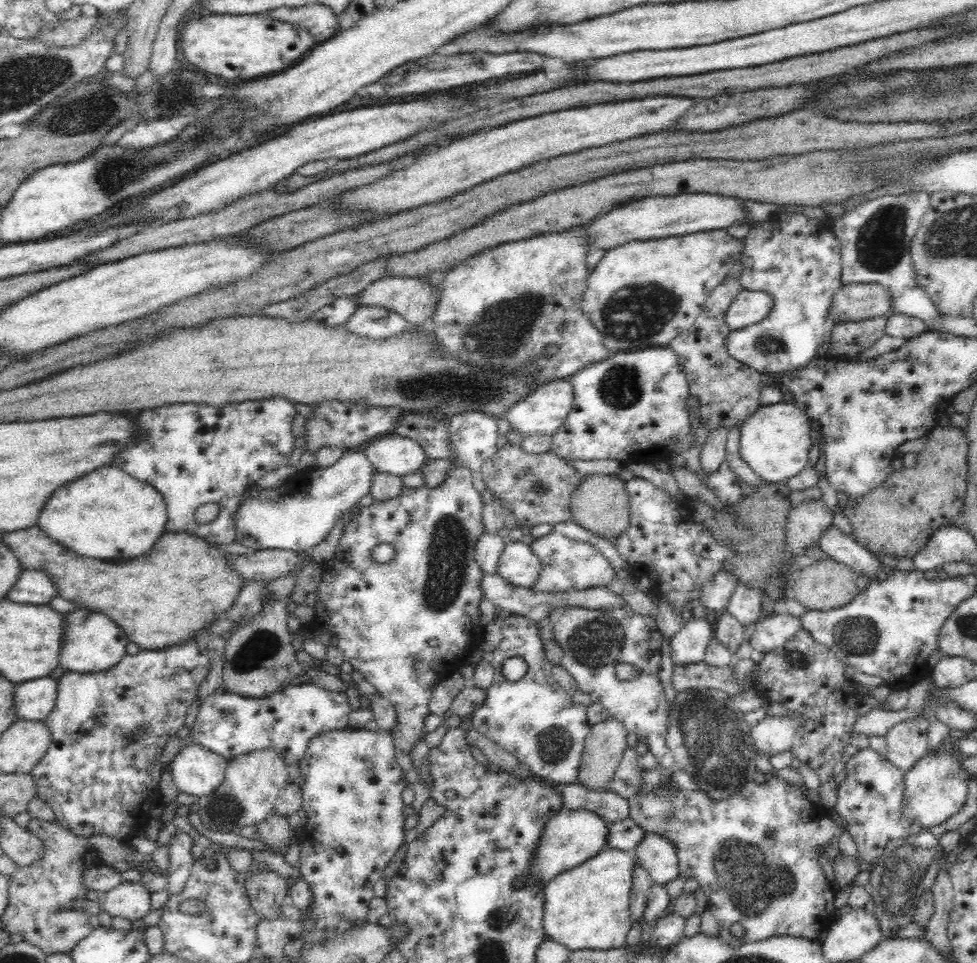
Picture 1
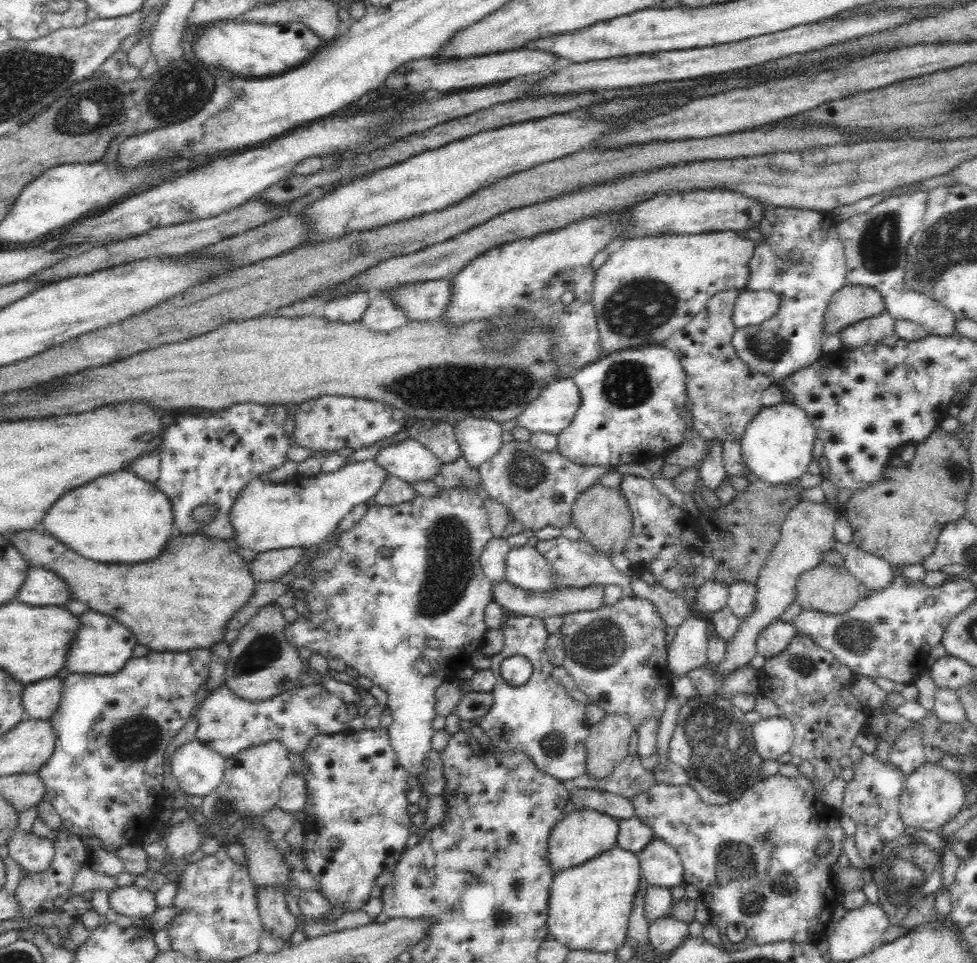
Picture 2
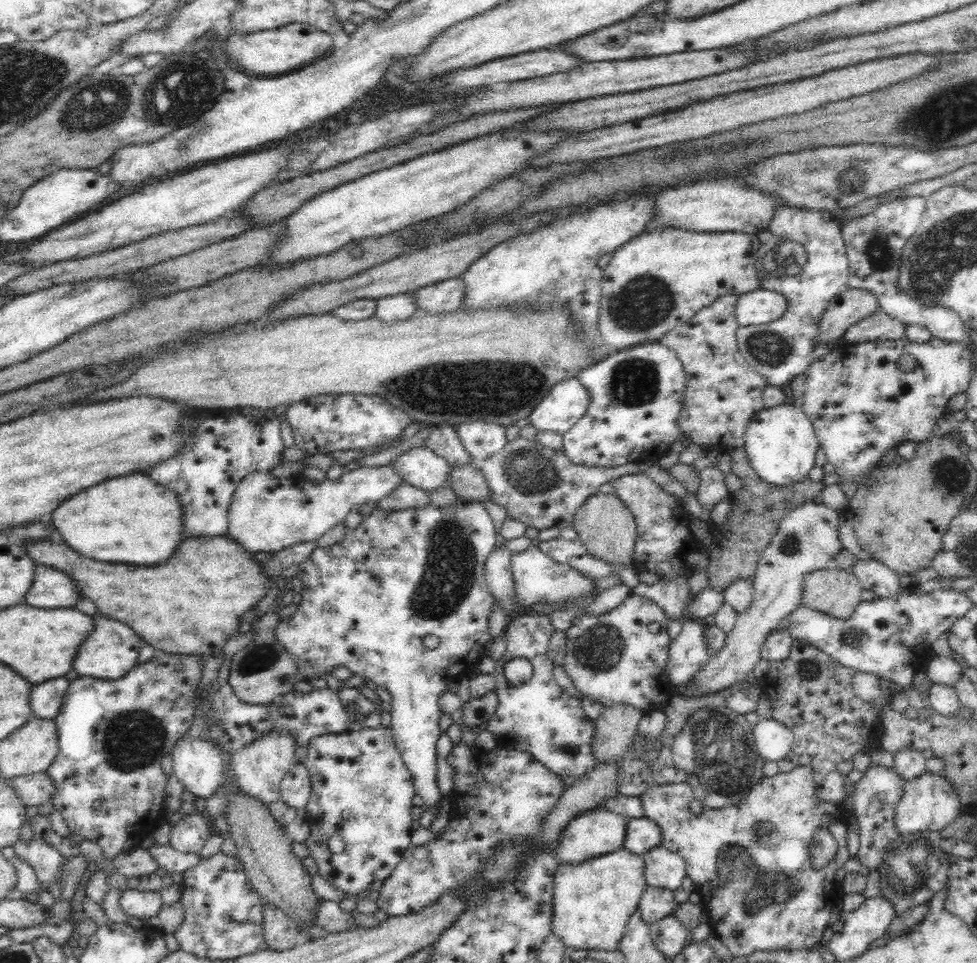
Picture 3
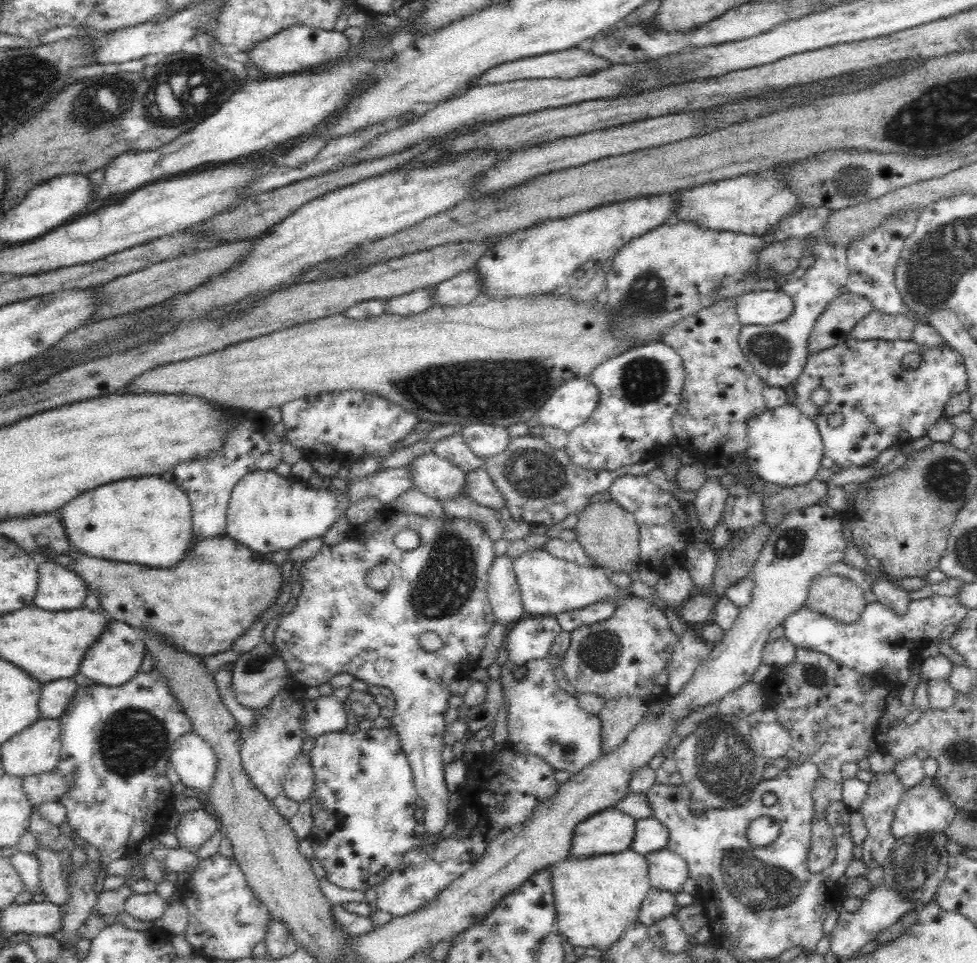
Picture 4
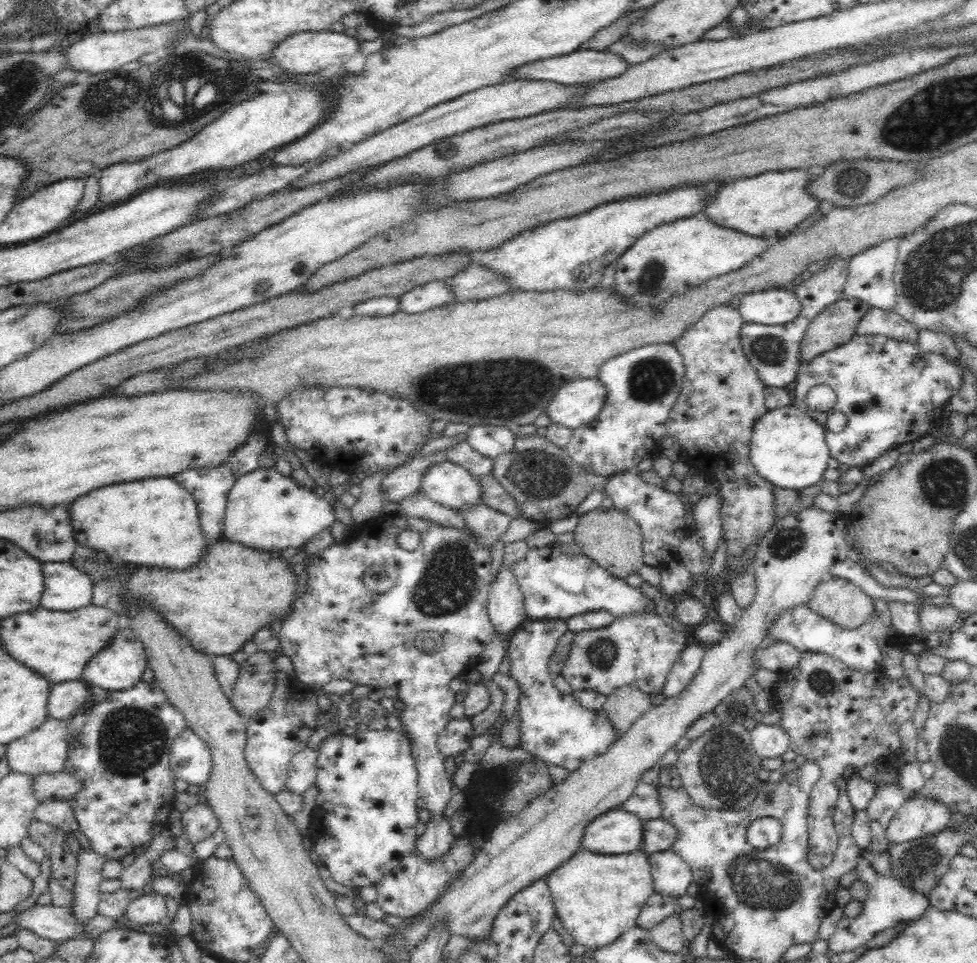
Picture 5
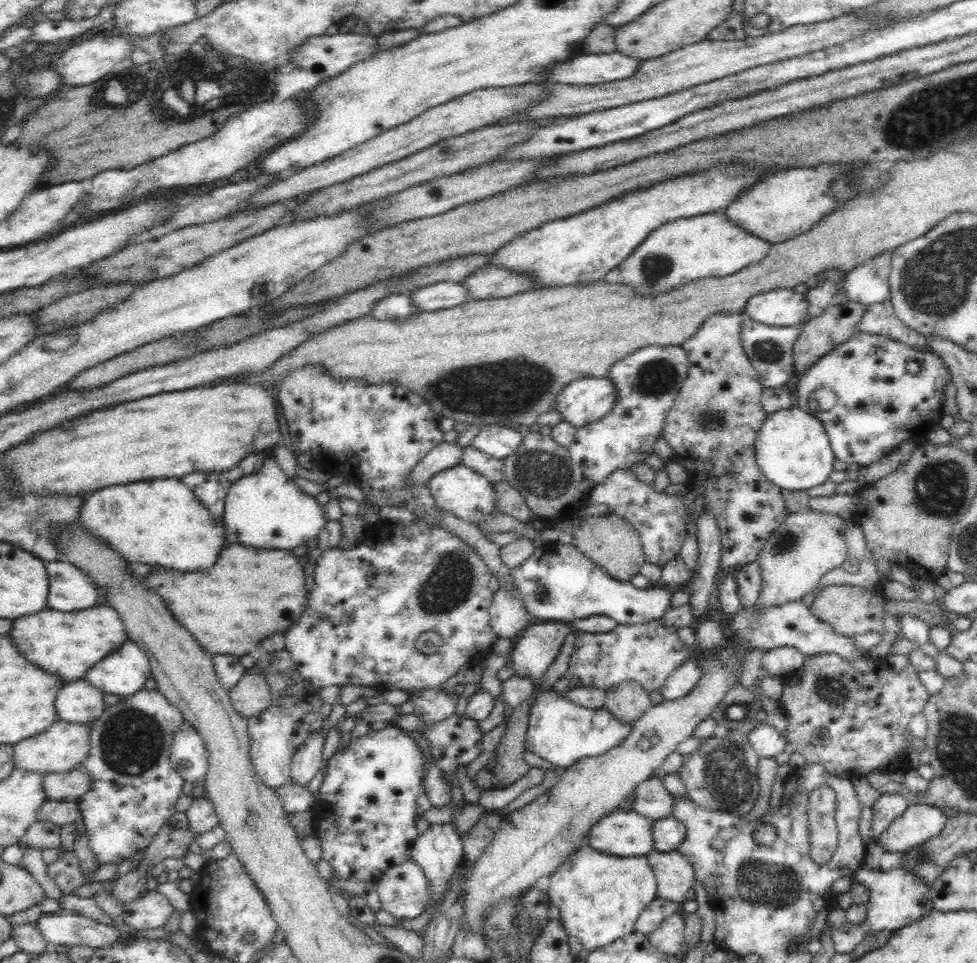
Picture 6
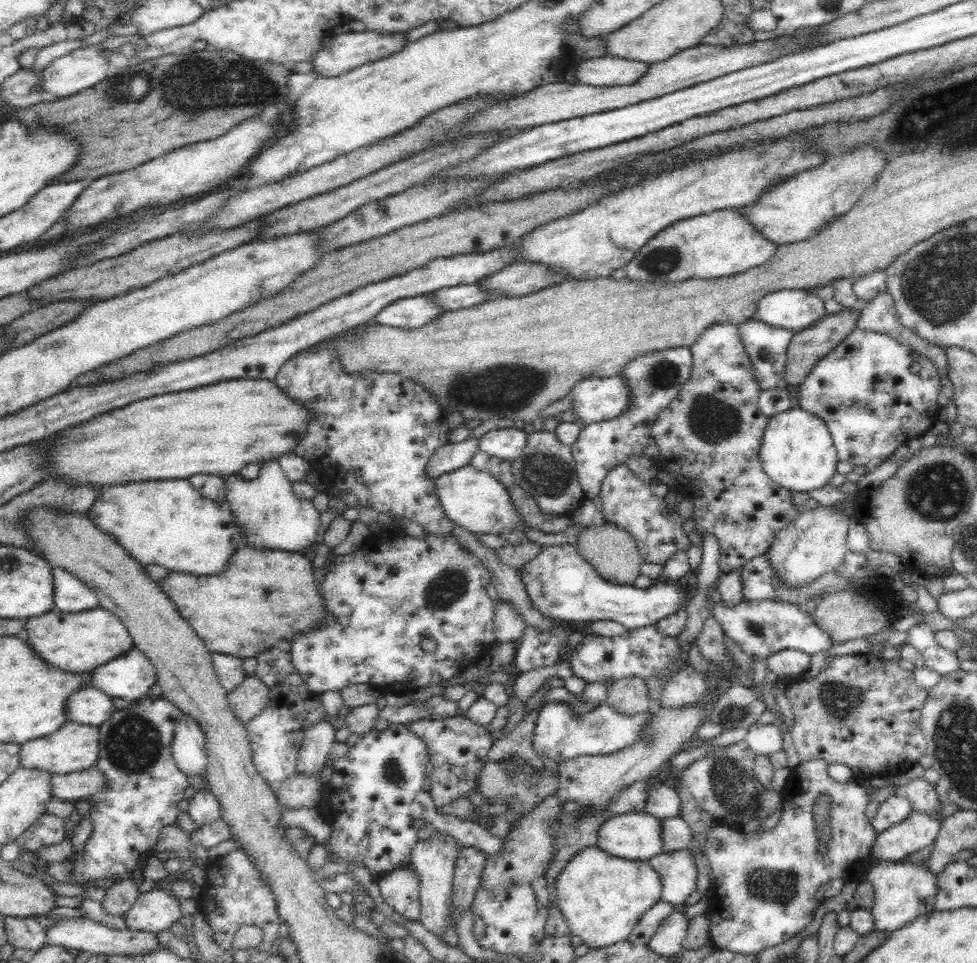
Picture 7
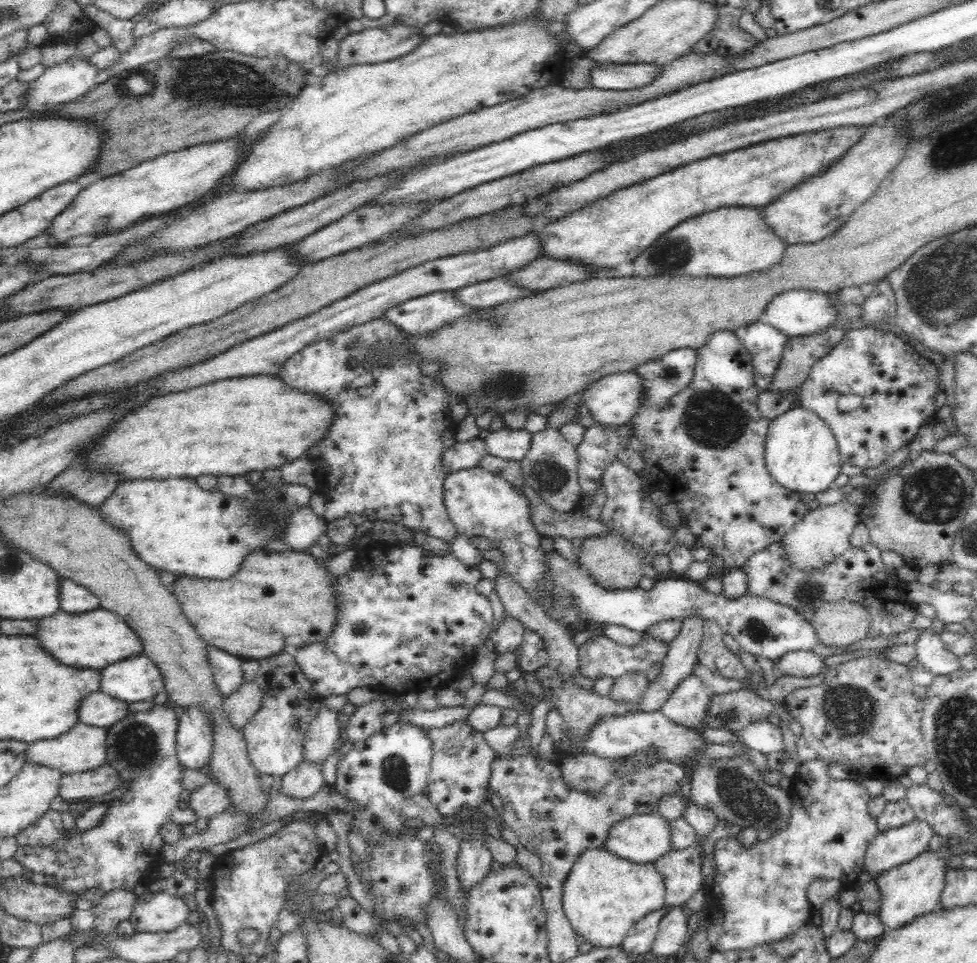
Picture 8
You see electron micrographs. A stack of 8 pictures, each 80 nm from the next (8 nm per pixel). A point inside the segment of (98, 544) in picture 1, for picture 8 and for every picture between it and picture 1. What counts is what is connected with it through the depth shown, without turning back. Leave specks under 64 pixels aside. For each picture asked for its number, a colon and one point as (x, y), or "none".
2: (118, 517)
3: (130, 519)
4: (145, 520)
5: (153, 522)
6: (160, 521)
7: (166, 522)
8: (174, 525)

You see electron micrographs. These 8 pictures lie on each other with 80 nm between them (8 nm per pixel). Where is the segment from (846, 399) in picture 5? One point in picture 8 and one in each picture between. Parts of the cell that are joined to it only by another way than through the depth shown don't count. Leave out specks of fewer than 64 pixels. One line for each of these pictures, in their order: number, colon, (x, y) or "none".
6: (879, 405)
7: (889, 405)
8: (898, 386)

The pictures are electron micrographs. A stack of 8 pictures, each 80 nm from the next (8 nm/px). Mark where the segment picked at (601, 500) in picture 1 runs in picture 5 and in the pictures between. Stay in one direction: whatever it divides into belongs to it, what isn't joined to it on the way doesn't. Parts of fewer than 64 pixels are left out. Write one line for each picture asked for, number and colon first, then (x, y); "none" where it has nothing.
2: (602, 513)
3: (607, 528)
4: (609, 534)
5: (612, 539)

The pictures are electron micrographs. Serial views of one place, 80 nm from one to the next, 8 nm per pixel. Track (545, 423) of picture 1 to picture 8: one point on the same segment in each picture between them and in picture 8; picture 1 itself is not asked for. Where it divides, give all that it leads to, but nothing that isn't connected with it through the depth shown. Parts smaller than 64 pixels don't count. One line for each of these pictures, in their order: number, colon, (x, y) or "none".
2: (552, 410)
3: (566, 402)
4: (571, 403)
5: (577, 402)
6: (583, 401)
7: (593, 399)
8: (613, 399)

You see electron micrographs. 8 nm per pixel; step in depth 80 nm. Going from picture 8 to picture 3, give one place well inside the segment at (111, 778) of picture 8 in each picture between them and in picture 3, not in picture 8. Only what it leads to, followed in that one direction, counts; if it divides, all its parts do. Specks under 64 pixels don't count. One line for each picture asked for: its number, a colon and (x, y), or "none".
3: (32, 790)
4: (45, 787)
5: (58, 786)
6: (67, 786)
7: (71, 787)

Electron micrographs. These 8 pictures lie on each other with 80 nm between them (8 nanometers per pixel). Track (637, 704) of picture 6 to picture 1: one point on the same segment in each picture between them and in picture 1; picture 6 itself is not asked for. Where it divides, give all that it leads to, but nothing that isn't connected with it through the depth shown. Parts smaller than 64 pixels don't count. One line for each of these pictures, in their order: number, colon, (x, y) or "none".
1: (602, 754)
2: (607, 745)
3: (615, 728)
4: (620, 716)
5: (625, 705)

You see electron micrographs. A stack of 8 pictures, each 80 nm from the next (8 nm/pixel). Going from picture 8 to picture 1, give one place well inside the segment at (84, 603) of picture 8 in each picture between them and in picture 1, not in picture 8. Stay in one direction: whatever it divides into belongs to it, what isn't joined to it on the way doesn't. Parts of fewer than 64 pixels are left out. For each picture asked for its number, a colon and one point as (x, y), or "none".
1: (32, 587)
2: (41, 587)
3: (50, 588)
4: (59, 588)
5: (66, 588)
6: (68, 589)
7: (70, 595)

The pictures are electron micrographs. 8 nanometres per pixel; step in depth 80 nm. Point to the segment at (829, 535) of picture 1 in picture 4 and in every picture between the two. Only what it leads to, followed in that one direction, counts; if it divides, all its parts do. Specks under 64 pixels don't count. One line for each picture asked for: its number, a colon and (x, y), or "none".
2: (868, 569)
3: (872, 574)
4: (885, 587)

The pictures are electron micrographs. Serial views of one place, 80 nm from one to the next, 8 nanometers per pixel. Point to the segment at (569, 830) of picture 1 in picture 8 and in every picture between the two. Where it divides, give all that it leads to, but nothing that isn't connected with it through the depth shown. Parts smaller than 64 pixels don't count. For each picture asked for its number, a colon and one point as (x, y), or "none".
2: (578, 836)
3: (595, 832)
4: (609, 831)
5: (615, 832)
6: (621, 832)
7: (635, 835)
8: (641, 838)

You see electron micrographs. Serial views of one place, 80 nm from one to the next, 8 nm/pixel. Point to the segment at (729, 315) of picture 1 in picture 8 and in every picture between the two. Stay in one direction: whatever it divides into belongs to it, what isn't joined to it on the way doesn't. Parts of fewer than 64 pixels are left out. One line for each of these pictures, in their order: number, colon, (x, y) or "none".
2: (752, 307)
3: (755, 308)
4: (764, 307)
5: (769, 307)
6: (783, 307)
7: (793, 309)
8: (796, 313)

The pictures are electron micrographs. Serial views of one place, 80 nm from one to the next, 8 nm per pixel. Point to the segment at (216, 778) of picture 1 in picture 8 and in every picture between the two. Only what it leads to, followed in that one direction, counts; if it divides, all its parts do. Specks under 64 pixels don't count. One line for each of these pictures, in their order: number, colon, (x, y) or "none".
2: (199, 770)
3: (198, 765)
4: (195, 761)
5: (191, 761)
6: (189, 758)
7: (189, 752)
8: (194, 740)

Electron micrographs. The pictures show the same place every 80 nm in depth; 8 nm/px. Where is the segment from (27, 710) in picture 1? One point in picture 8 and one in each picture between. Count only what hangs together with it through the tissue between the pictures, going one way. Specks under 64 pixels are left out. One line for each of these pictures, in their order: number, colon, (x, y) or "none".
2: (40, 700)
3: (46, 699)
4: (55, 694)
5: (65, 698)
6: (78, 701)
7: (87, 705)
8: (98, 709)

